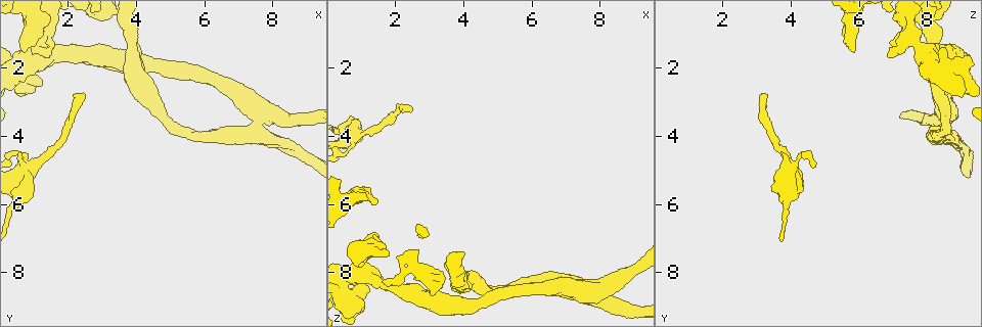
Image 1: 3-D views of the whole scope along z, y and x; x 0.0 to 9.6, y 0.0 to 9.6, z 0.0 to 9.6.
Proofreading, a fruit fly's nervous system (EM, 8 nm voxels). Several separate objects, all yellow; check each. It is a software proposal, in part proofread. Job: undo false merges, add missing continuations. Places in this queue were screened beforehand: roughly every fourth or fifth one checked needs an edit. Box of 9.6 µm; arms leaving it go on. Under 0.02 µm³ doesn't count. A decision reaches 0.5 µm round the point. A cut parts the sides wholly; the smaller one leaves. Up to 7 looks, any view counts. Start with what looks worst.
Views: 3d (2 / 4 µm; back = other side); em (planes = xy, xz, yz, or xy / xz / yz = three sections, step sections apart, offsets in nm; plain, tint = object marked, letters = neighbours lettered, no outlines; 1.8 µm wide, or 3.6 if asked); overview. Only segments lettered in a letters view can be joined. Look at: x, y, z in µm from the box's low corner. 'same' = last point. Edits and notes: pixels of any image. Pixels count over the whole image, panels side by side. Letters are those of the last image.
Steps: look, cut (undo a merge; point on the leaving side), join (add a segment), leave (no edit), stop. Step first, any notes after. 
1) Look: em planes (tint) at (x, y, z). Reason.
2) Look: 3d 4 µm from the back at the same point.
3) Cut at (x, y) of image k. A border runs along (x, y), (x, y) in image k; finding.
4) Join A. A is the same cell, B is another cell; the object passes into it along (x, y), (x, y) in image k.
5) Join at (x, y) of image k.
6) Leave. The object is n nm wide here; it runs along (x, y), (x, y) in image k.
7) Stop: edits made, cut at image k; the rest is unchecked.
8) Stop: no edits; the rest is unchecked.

Look: em planes (letters) at (2.45, 2.80, 3.15). An open end.

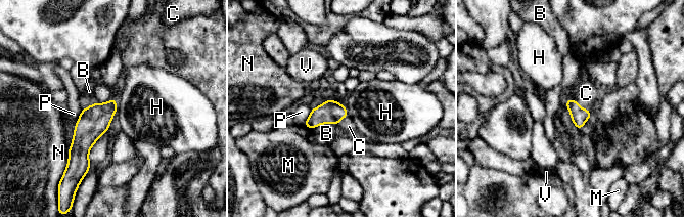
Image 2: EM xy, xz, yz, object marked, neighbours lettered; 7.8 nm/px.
Join C. C is the same cell, B, H, M, N, P and V are other cells; it goes on there.

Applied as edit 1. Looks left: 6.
Look: 3d 4 µm at (0.75, 1.50, 5.85). An open end.

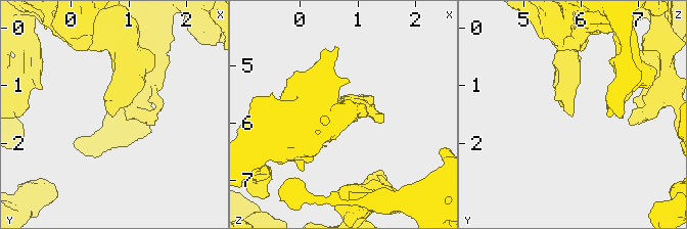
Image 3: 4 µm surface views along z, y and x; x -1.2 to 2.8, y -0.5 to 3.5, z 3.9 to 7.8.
Look: em planes (letters) at (0.70, 1.55, 5.85).

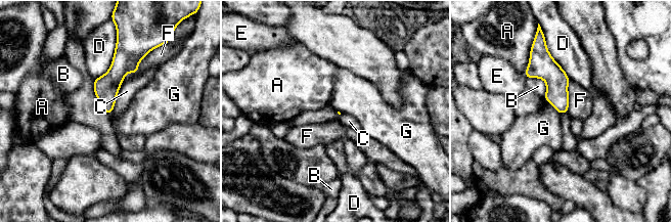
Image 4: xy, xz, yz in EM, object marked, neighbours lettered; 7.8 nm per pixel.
Leave. A, B, C, D, E, F and G are other cells; none of them fits.

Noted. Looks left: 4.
Stop: edits made, join at image 2; the rest is unchecked.

